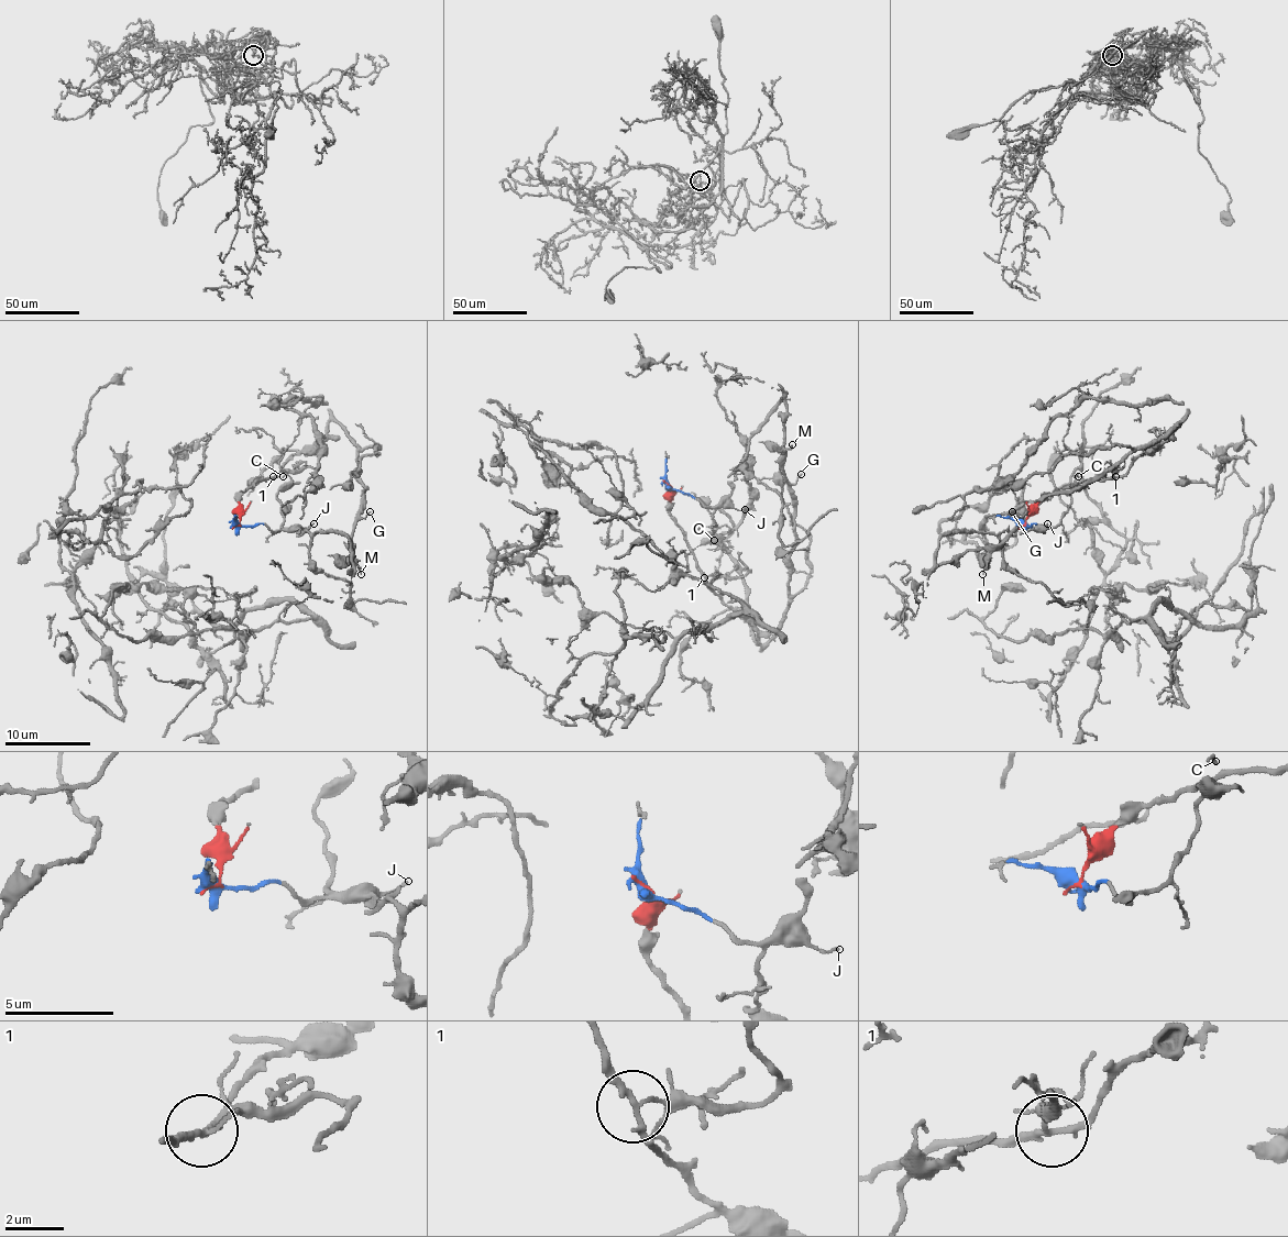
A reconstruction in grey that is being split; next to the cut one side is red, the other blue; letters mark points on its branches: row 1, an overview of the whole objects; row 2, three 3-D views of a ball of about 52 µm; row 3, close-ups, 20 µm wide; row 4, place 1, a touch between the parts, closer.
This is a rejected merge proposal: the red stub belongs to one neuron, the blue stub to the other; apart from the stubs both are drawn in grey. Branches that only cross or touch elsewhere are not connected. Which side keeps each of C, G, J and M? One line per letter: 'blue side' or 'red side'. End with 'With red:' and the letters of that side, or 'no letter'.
C: blue side
G: red side
J: blue side
M: red side
With red: G, M

